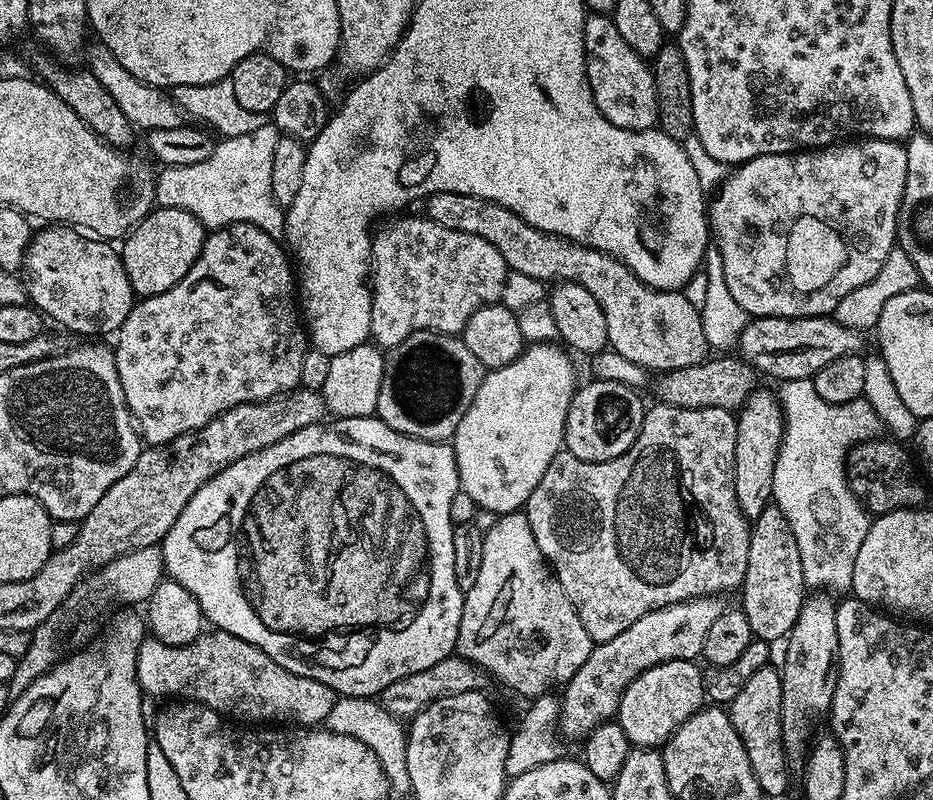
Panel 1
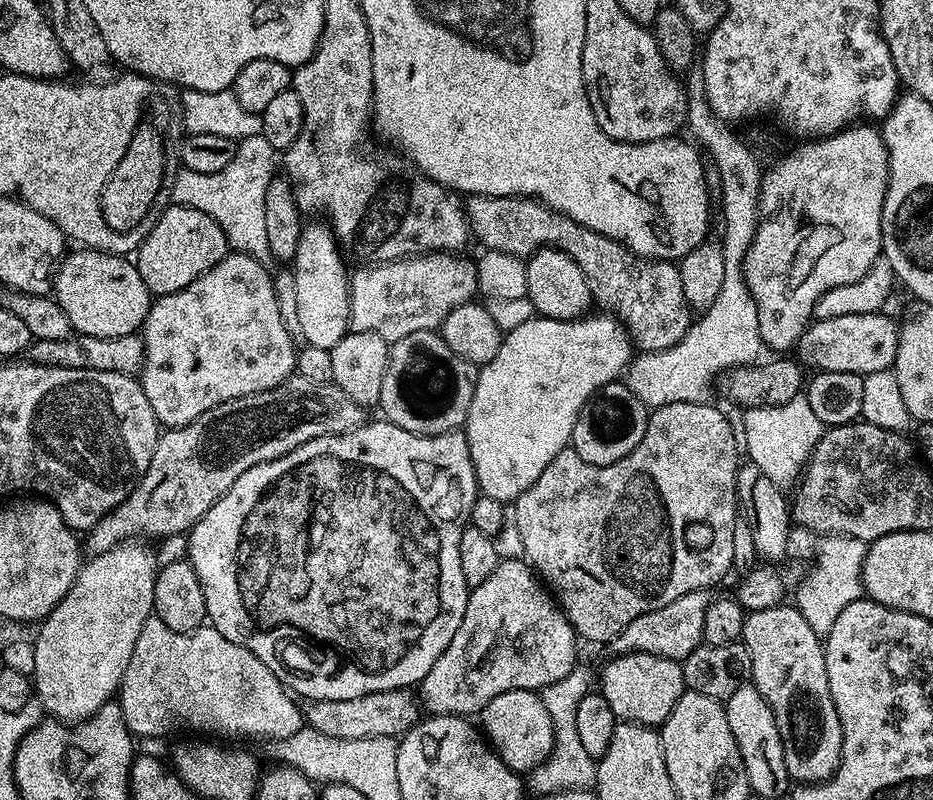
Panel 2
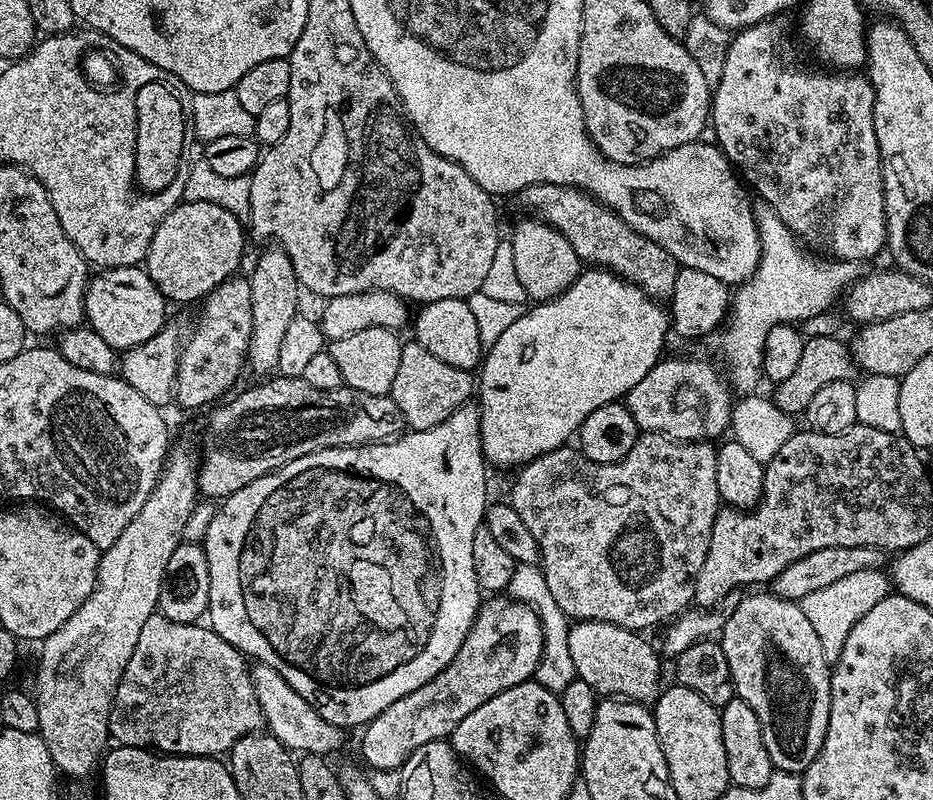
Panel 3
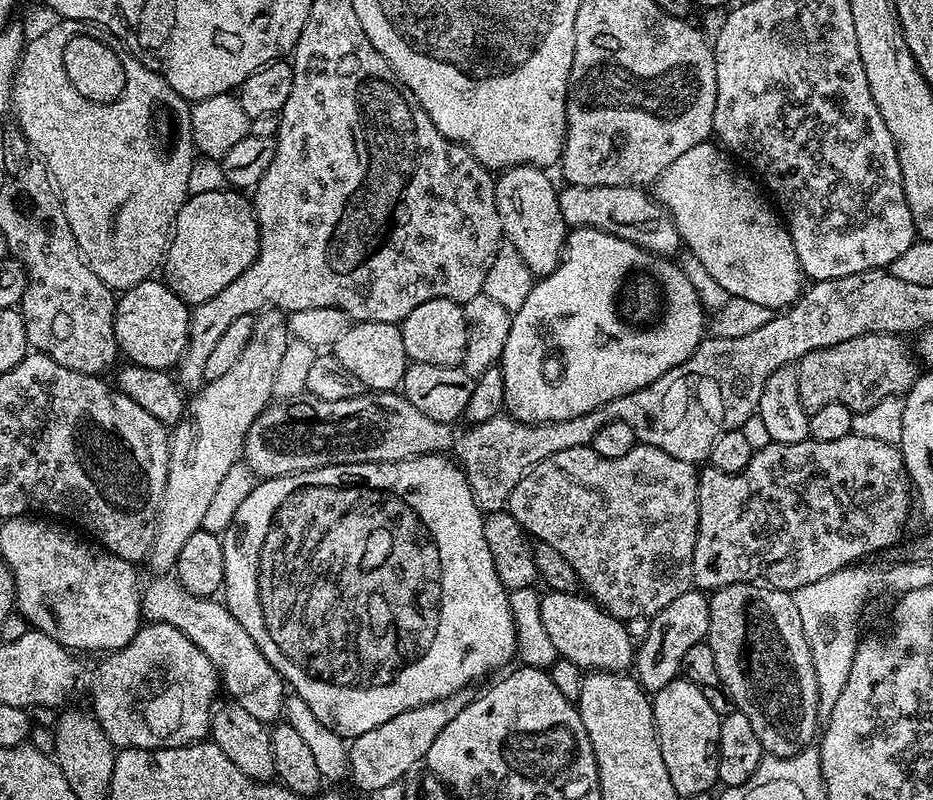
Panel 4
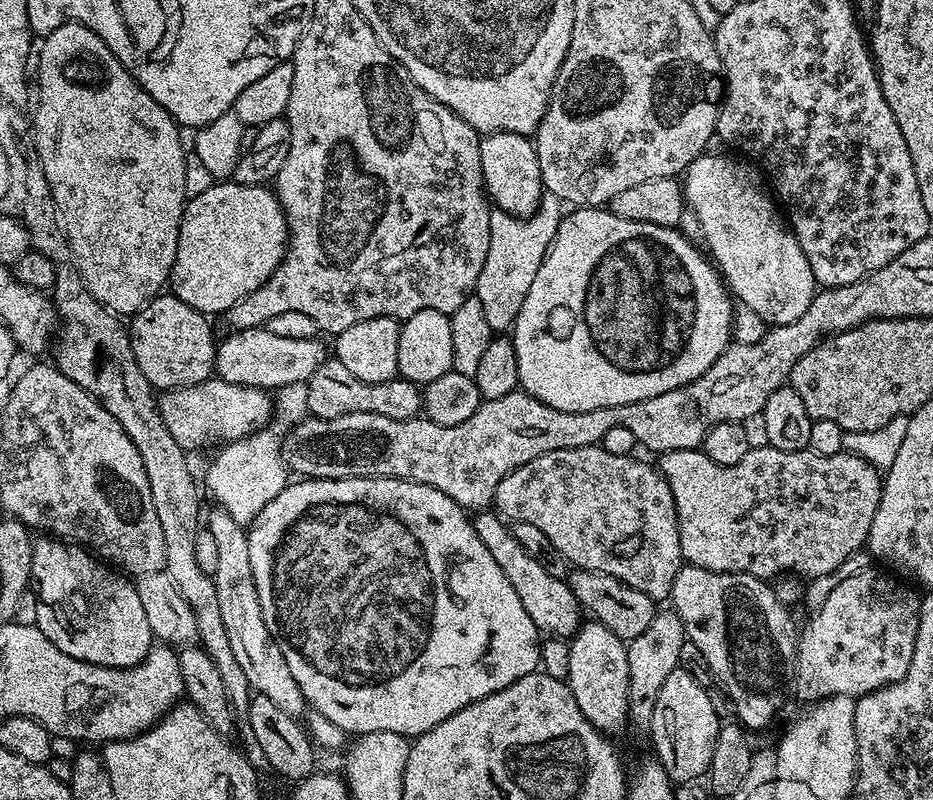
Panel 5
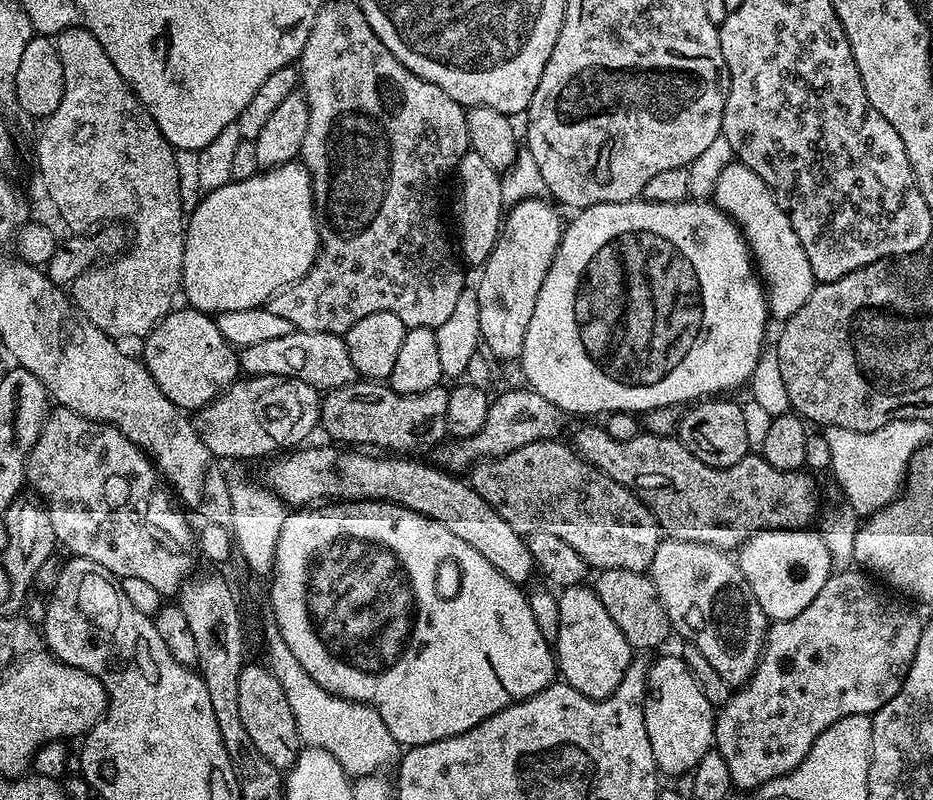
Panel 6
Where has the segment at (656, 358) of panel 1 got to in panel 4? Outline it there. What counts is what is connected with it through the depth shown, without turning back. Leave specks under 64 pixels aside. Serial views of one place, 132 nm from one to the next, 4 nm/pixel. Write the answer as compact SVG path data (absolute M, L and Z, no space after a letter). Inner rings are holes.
M565 183L563 187L558 192L558 206L564 223L572 228L597 228L626 242L634 242L647 252L676 254L681 251L682 241L676 223L651 191L640 186L574 186Z

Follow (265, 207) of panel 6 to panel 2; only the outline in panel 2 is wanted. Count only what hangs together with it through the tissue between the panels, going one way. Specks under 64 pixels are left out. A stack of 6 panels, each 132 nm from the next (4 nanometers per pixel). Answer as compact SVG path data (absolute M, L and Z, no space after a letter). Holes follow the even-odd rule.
M181 204L169 206L156 216L154 230L134 253L134 263L142 282L153 297L169 296L194 282L210 270L230 251L225 225L214 222L210 214Z

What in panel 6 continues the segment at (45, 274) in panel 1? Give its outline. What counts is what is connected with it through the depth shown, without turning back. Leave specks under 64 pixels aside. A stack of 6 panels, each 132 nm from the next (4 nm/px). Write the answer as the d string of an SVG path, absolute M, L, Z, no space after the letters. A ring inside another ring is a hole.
M183 307L169 312L152 327L143 341L142 363L170 402L185 410L199 410L236 383L241 375L240 358L237 349L222 338L222 330L209 313Z

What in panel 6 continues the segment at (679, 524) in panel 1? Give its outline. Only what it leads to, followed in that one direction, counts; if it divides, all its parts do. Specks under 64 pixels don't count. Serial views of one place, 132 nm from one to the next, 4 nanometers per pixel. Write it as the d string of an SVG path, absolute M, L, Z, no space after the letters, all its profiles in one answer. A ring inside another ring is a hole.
M559 439L539 440L505 456L481 460L471 469L471 486L478 490L478 494L482 494L482 498L486 498L486 502L490 502L490 506L494 506L498 514L502 514L502 518L506 518L506 522L510 522L510 526L514 526L514 530L518 530L520 536L527 538L535 532L555 534L557 538L562 538L562 542L574 546L574 550L582 554L592 570L609 568L647 573L662 539L656 515L632 489L614 482L614 478L586 462L576 453L575 448L560 443Z

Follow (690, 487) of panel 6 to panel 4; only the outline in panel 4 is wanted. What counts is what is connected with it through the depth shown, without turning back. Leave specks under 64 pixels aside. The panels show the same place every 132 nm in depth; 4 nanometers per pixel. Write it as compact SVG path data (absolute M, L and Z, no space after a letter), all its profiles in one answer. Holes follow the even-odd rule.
M855 434L846 438L837 438L834 442L818 442L809 438L802 442L790 442L789 444L768 442L765 445L765 448L757 447L753 451L750 462L741 472L723 472L711 466L699 469L698 510L700 513L698 514L698 534L694 542L694 562L692 563L692 582L697 589L715 590L731 584L762 584L794 593L802 586L810 586L810 582L818 582L818 578L826 578L863 558L868 558L864 556L870 555L871 552L881 551L880 553L883 553L905 535L903 534L904 523L907 522L908 515L914 512L914 489L897 445L887 444L878 438L866 438Z

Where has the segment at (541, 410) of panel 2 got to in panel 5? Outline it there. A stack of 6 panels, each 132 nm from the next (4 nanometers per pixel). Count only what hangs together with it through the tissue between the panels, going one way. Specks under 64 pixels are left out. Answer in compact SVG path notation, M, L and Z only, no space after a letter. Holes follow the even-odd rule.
M580 206L569 212L572 213L561 219L542 266L538 266L538 274L534 274L534 283L526 293L526 302L522 302L522 310L518 310L518 318L510 329L514 354L518 358L519 387L554 410L581 412L658 398L658 394L666 394L666 390L674 390L706 374L706 370L710 370L710 366L714 366L717 358L728 349L733 335L734 300L713 261L703 251L700 253L700 248L676 228L622 218L604 206Z

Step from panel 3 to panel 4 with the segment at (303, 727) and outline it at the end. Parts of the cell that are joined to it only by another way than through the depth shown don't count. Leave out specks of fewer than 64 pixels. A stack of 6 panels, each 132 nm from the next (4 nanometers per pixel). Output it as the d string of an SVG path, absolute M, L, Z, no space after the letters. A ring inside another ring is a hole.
M156 574L149 584L143 585L140 594L140 615L153 624L174 626L182 630L206 658L216 668L223 691L229 692L231 699L250 718L258 718L262 723L271 725L281 719L286 699L284 678L270 666L270 662L254 646L254 638L238 626L238 620L219 599L206 596L192 596L183 588L172 574Z

